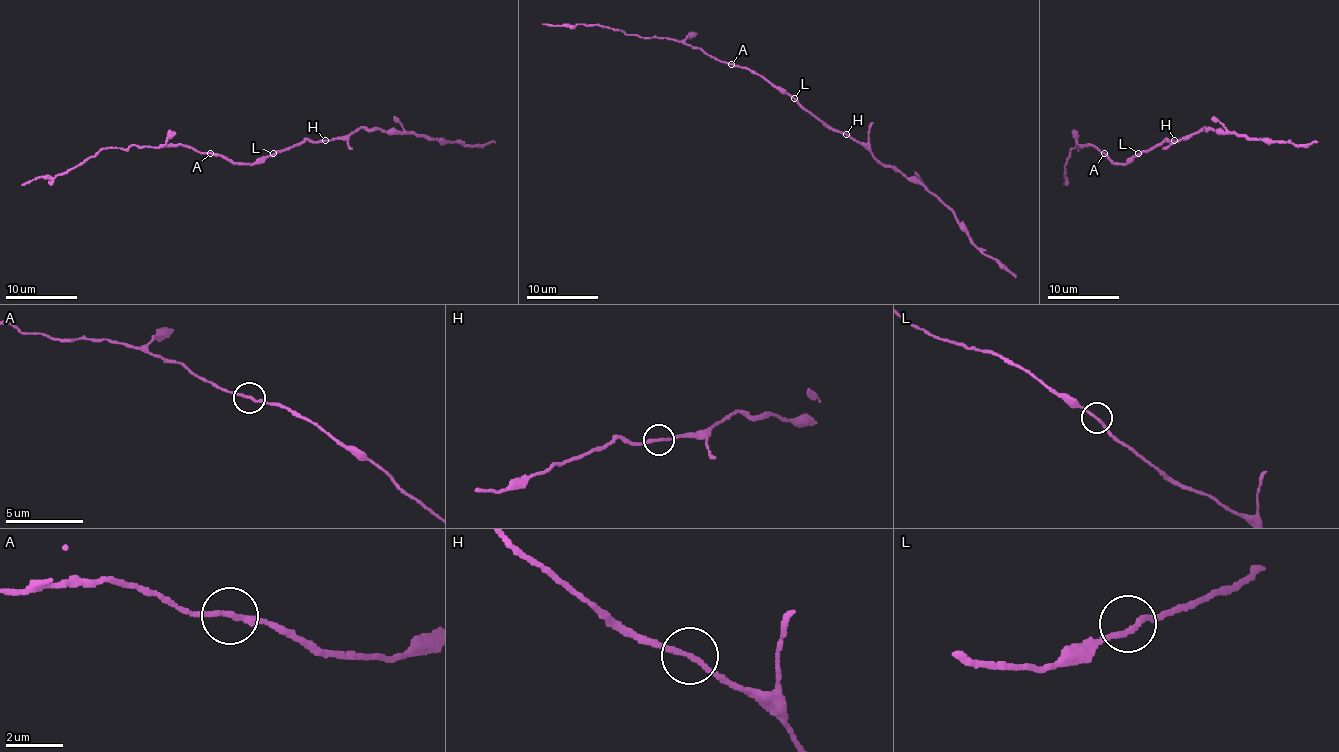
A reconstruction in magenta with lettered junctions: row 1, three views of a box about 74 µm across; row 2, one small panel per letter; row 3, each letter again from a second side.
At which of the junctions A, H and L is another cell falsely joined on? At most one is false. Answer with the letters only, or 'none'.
none

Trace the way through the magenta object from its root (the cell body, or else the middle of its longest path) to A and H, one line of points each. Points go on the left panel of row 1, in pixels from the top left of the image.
A: (275, 155), (260, 158), (255, 164), (235, 164), (210, 153)
H: (275, 155), (305, 140), (325, 140)

